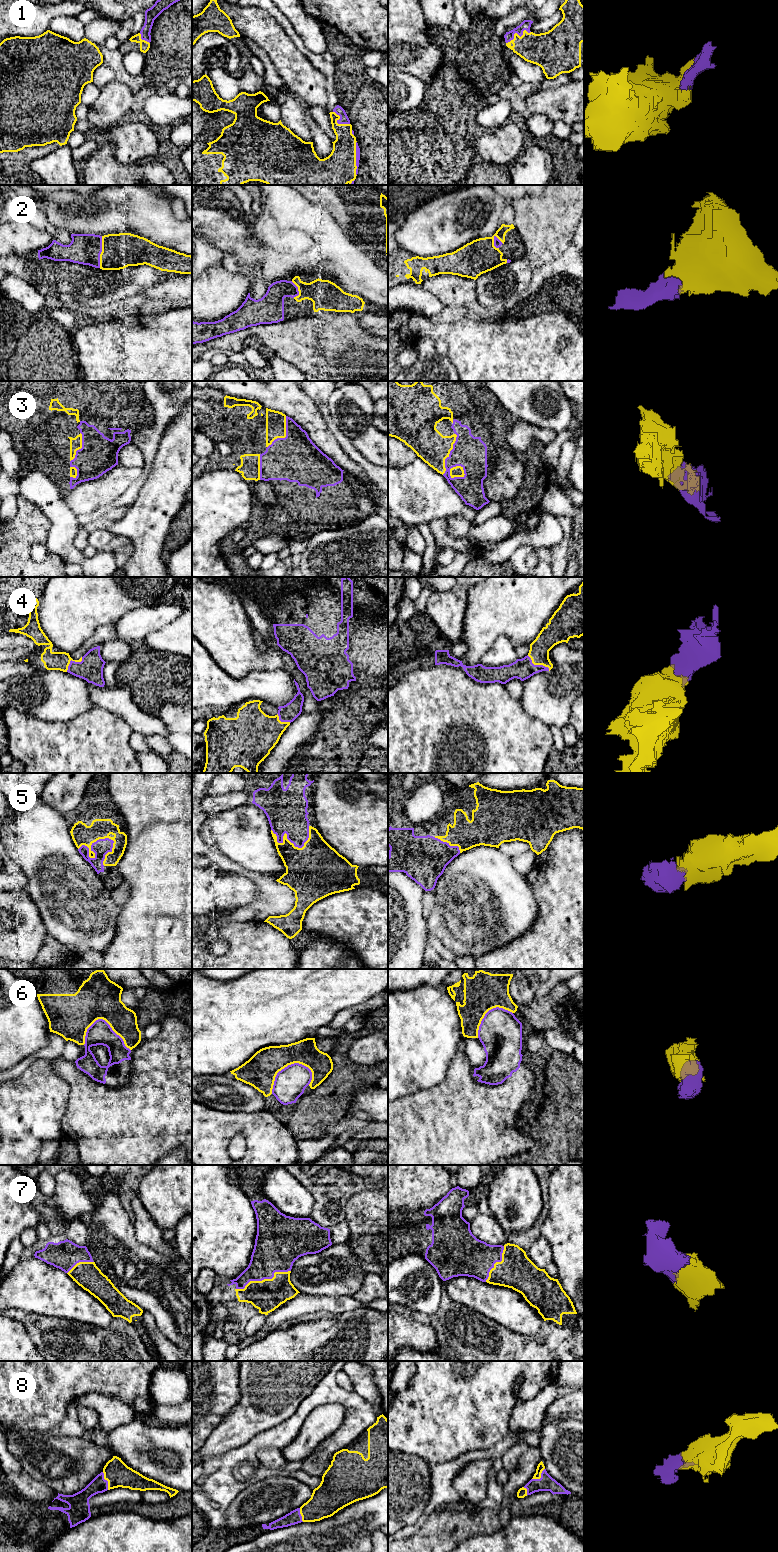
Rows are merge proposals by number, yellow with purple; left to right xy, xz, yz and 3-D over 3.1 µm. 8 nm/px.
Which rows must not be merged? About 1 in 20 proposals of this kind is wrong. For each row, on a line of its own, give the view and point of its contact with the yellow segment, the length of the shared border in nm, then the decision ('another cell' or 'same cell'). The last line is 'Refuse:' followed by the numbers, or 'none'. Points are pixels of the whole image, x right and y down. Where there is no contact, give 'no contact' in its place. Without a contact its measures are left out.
1: meets yellow in xz at (355, 158); contact 280 nm long; same cell
2: meets yellow in xy at (101, 252); contact 260 nm long; same cell
3: meets yellow in yz at (459, 466); contact 140 nm long; same cell
4: meets yellow in yz at (538, 664); contact 220 nm long; same cell
5: meets yellow in xy at (95, 841); contact 300 nm long; same cell
6: meets yellow in xz at (284, 1067); contact 380 nm long; same cell
7: meets yellow in xz at (264, 1279); contact 460 nm long; same cell
8: meets yellow in xy at (107, 1480); contact 150 nm long; same cell
Refuse: none

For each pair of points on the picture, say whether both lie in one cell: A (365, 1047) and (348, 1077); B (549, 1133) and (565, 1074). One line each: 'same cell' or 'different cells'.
A: different cells
B: same cell

